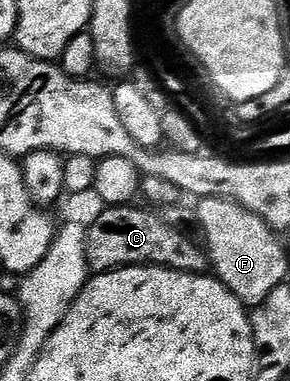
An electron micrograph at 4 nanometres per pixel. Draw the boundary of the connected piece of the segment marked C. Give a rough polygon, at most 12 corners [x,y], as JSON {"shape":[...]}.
{"shape":[[138,206],[88,225],[94,273],[156,266],[200,273],[203,248]]}

